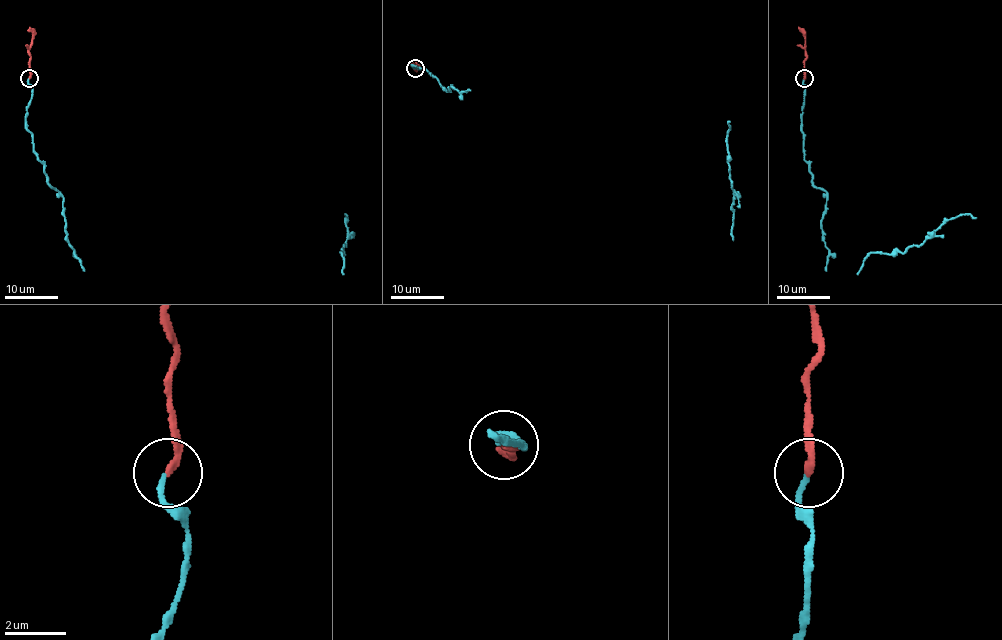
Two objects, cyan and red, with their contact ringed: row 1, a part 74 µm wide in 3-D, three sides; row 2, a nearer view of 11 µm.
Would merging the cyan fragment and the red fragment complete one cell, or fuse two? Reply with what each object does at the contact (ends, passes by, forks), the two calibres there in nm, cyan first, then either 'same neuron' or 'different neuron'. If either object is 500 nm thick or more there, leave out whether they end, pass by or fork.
cyan ends | red ends | 160/240 nm | same neuron

